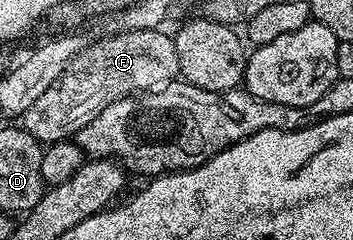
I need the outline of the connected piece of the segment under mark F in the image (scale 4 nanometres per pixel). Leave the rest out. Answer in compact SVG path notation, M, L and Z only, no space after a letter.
M162 28L146 29L145 31L125 31L124 33L113 33L110 35L103 35L103 38L92 40L87 48L81 50L71 64L67 66L67 70L61 75L61 79L57 83L53 83L53 87L49 87L49 91L45 91L45 95L41 95L41 99L37 99L37 103L33 103L33 107L29 107L29 111L25 111L21 118L22 128L29 131L29 135L33 135L41 143L50 143L52 141L66 141L74 138L81 131L81 127L85 127L89 122L95 118L96 113L102 111L105 102L117 101L121 97L129 97L135 94L142 95L148 91L154 91L178 78L179 67L177 61L177 51L175 50L175 38L170 32L164 31Z

